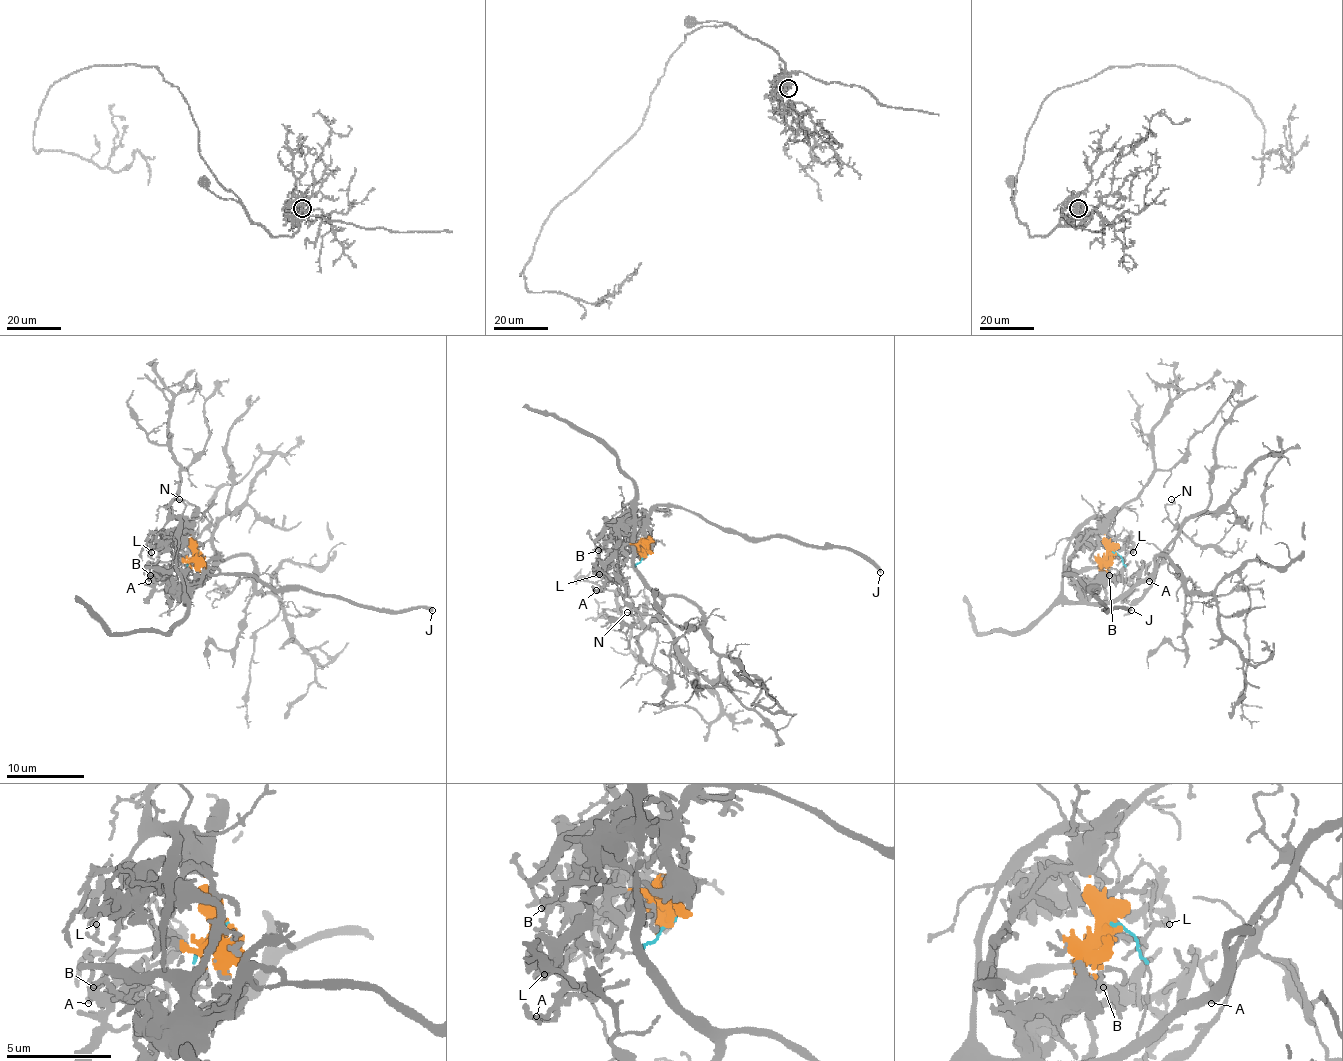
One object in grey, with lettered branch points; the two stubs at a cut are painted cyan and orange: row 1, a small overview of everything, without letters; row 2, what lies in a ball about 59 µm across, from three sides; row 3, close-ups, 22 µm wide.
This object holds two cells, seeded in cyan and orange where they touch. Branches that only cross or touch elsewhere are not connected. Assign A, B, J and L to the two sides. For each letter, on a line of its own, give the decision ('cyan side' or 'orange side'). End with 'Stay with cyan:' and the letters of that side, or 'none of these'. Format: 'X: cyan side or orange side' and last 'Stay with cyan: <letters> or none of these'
A: orange side
B: orange side
J: orange side
L: orange side
Stay with cyan: none of these

